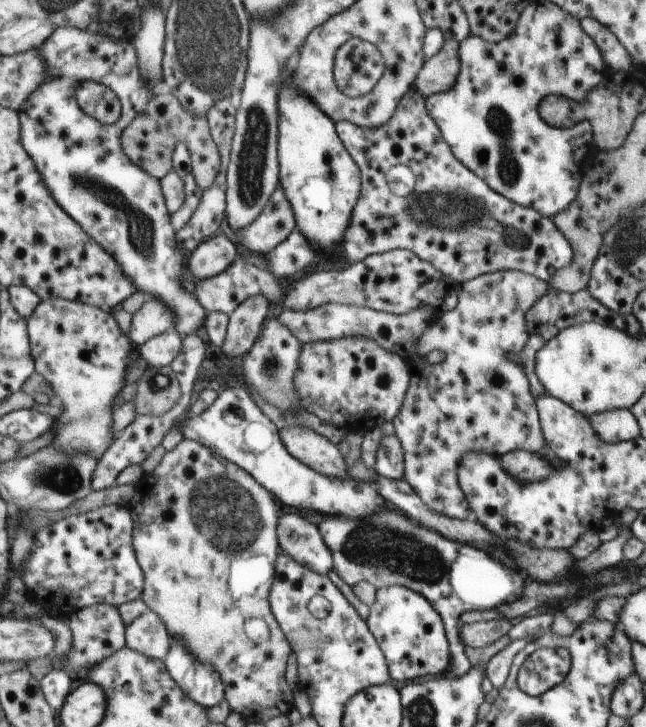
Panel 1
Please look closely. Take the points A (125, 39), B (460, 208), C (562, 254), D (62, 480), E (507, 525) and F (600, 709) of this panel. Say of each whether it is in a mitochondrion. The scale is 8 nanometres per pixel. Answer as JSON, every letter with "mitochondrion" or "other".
{"A":"other","B":"mitochondrion","C":"other","D":"mitochondrion","E":"other","F":"other"}

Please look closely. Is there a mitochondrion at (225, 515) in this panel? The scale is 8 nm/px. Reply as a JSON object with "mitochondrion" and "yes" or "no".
{"mitochondrion":"yes"}

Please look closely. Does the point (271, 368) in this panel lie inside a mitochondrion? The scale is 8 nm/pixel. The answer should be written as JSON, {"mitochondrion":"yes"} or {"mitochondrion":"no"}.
{"mitochondrion":"yes"}

